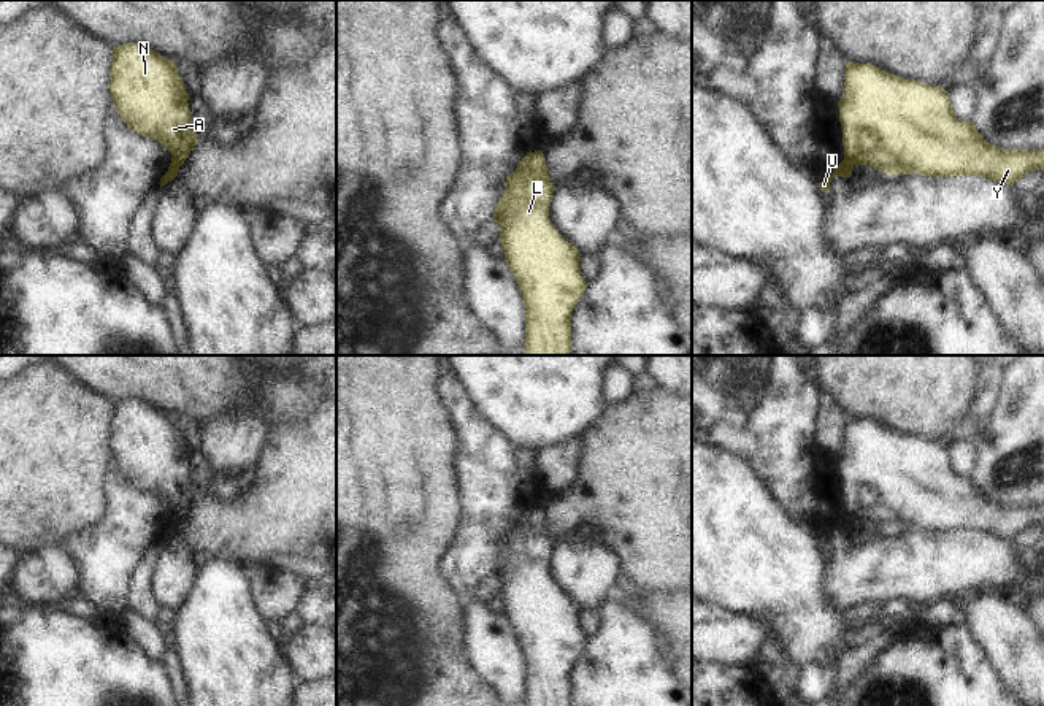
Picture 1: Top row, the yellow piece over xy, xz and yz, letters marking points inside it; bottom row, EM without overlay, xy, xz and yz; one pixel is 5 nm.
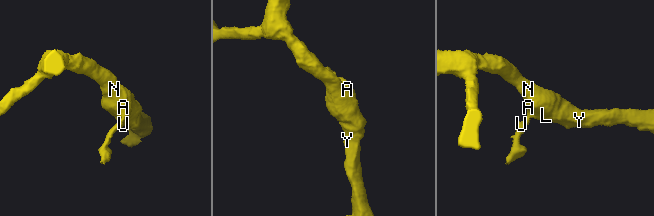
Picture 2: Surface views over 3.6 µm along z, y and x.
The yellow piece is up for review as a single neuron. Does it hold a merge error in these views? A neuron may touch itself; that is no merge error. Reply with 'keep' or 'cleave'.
cleave

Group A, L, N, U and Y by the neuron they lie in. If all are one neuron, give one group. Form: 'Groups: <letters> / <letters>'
Groups: A L N Y / U.

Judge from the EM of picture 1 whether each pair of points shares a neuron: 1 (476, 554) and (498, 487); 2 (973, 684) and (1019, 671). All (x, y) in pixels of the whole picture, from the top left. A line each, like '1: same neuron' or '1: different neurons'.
1: same neuron
2: different neurons

